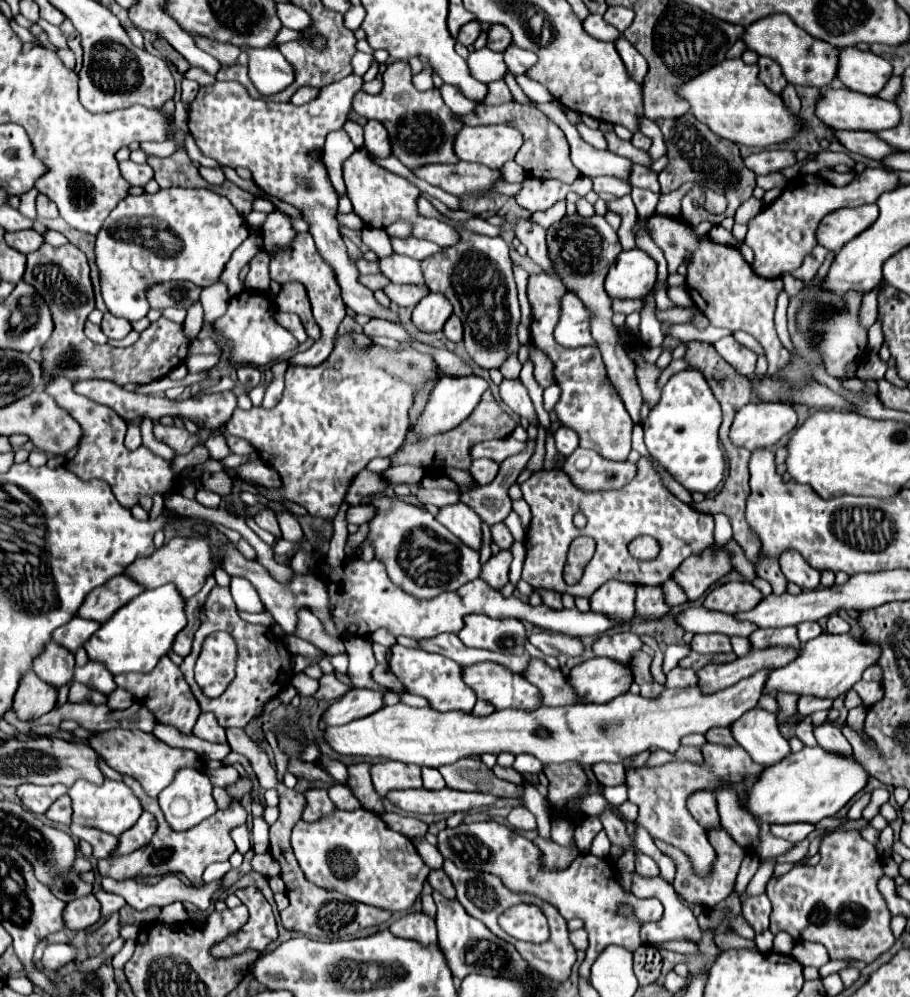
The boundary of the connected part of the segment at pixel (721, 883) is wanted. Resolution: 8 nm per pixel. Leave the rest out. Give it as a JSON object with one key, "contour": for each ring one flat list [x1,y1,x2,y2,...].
{"contour":[[710,830,710,832,708,832,708,840,710,840,710,844,714,846,714,850,716,850,716,854,718,854,716,864,714,864,714,870,712,870,712,874,710,874,708,878,698,878,696,874,692,874,692,866,690,866,686,854,684,854,682,850,676,850,674,846,664,844,664,842,660,842,660,840,656,840,656,846,658,846,666,856,670,856,670,858,674,860,674,864,676,864,676,880,674,880,676,892,678,892,686,902,690,902,692,906,714,908,718,902,722,902,722,900,734,890,734,882,736,882,736,876,738,876,738,868,740,868,740,862,742,862,742,858,744,858,746,852,744,852,744,848,740,848,740,846,728,836,726,830]]}

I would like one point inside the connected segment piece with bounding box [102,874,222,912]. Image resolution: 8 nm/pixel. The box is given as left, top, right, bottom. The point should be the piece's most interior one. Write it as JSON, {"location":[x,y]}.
{"location":[169,889]}

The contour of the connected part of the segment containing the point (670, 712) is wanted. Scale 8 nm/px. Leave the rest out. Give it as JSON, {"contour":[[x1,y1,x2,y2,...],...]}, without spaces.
{"contour":[[758,670,756,674,742,678,736,686,718,690,716,694,704,694,700,686,664,688,664,692,656,698,644,698,644,696,634,696,626,692,606,704,572,704,572,706,556,706,556,708,540,706,536,710,496,710,488,716,476,716,472,712,460,712,460,710,438,712,432,708,410,708,406,704,396,704,396,706,384,706,376,714,352,720,344,726,326,728,326,740,336,752,344,756,388,758,404,764,418,764,418,766,430,766,430,768,452,764,460,758,482,756,482,754,498,756,502,752,508,752,514,756,532,754,544,766,552,762,554,764,578,762,586,766,592,766,596,762,624,762,626,758,634,758,640,752,648,750,650,746,676,752,680,746,680,740,688,734,706,734,714,726,730,726,746,710,756,708,768,674,770,670]]}

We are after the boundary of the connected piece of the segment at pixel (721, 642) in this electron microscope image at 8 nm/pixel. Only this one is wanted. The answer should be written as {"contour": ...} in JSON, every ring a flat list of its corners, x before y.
{"contour":[[696,634,690,642,690,648,698,654,720,654,720,652,732,652,730,638,724,634]]}

